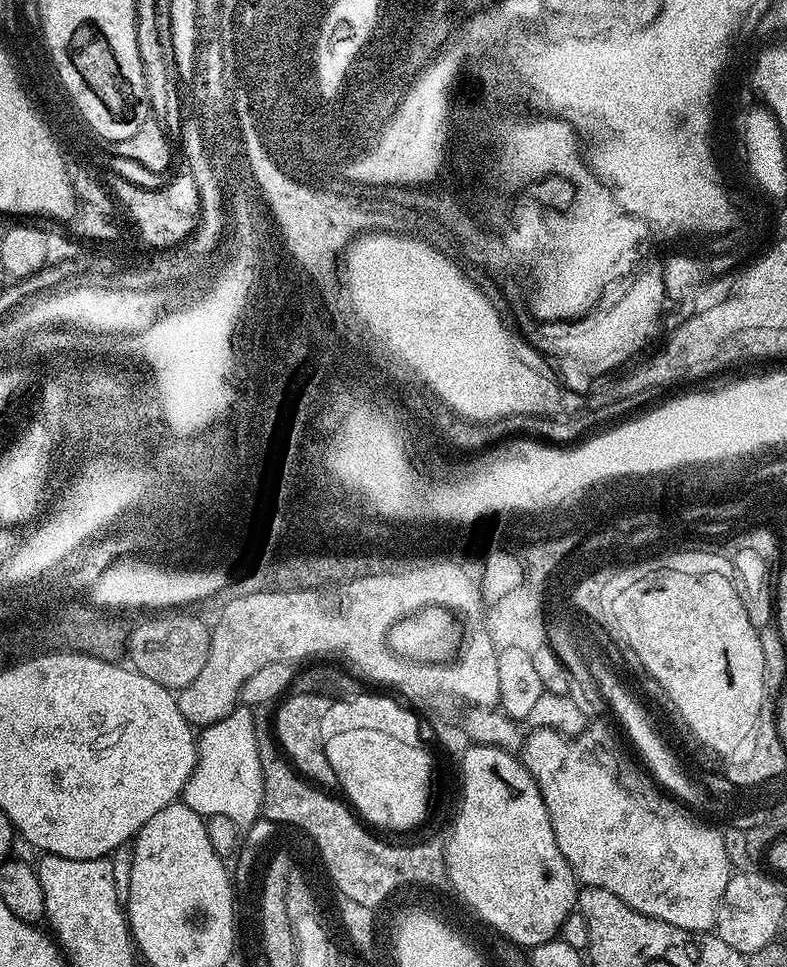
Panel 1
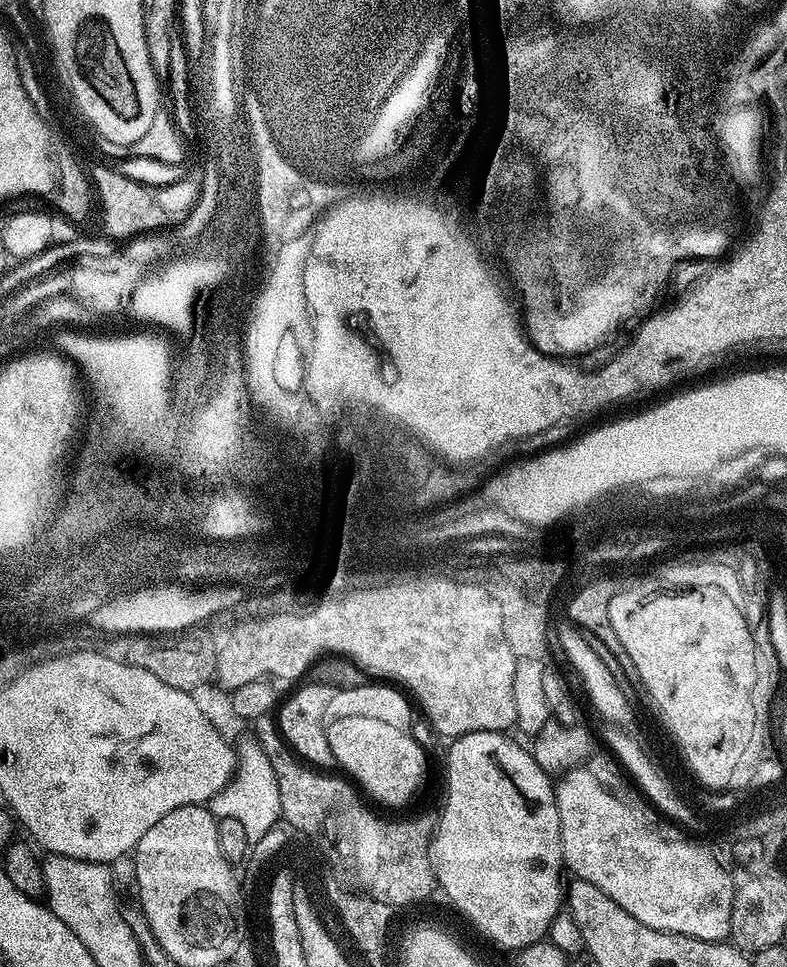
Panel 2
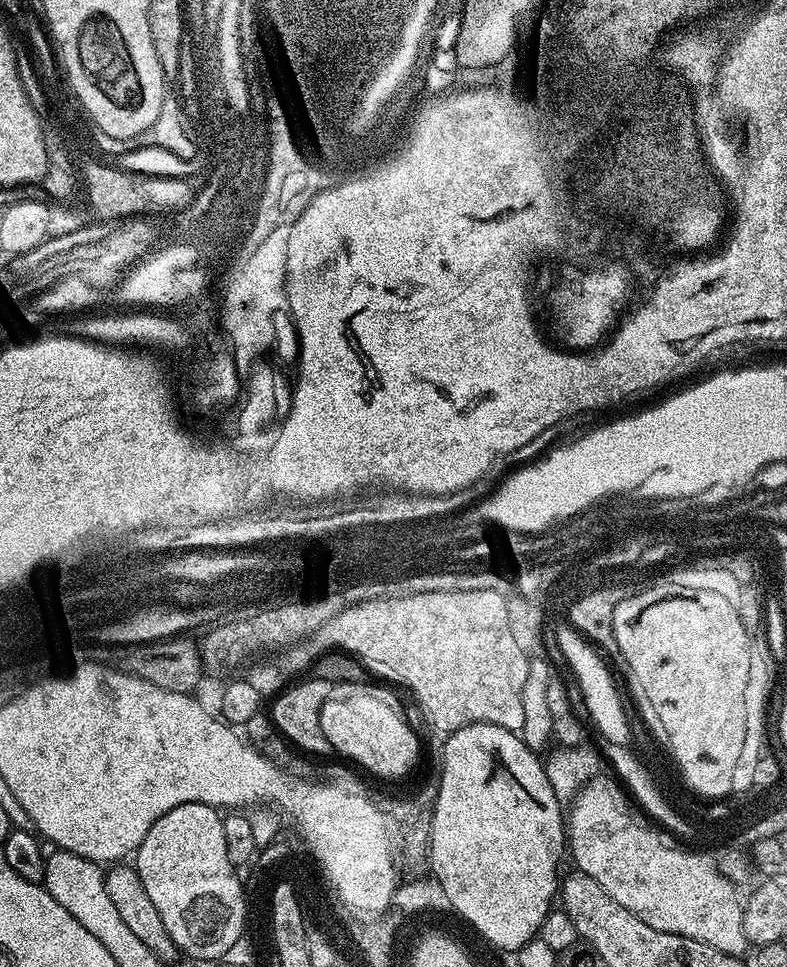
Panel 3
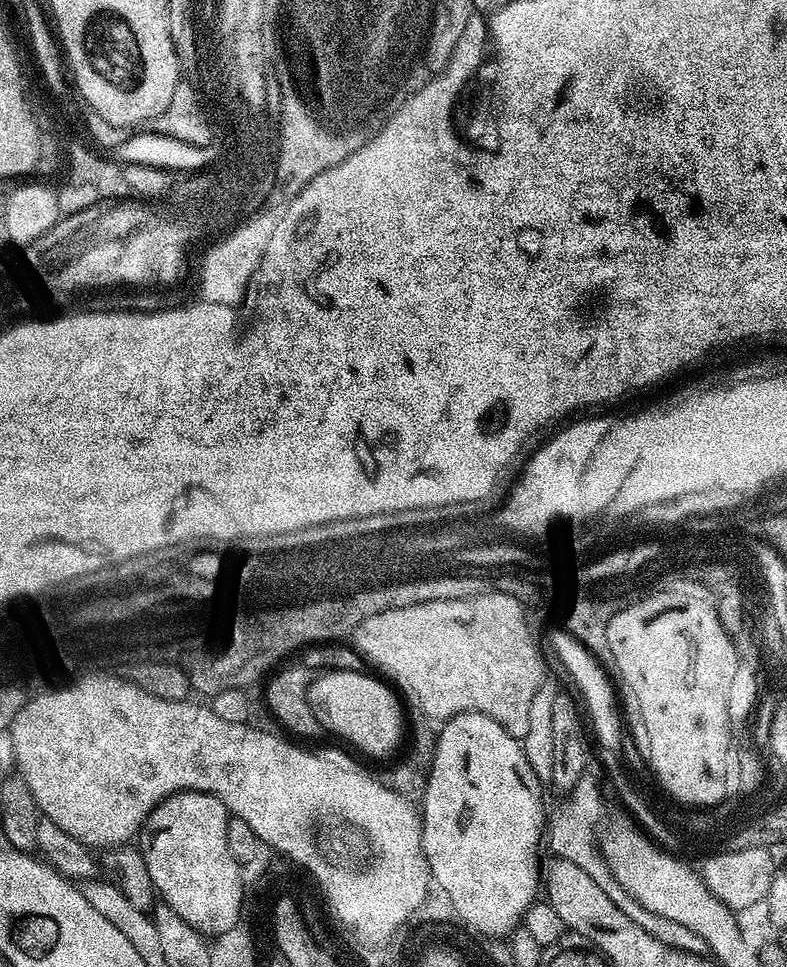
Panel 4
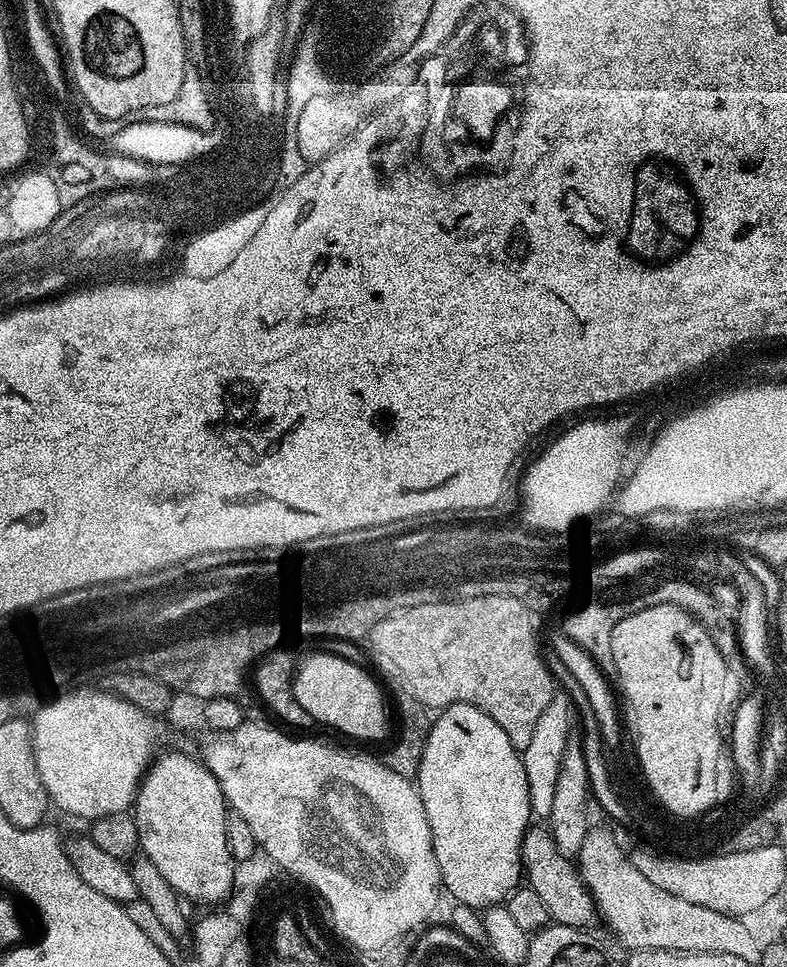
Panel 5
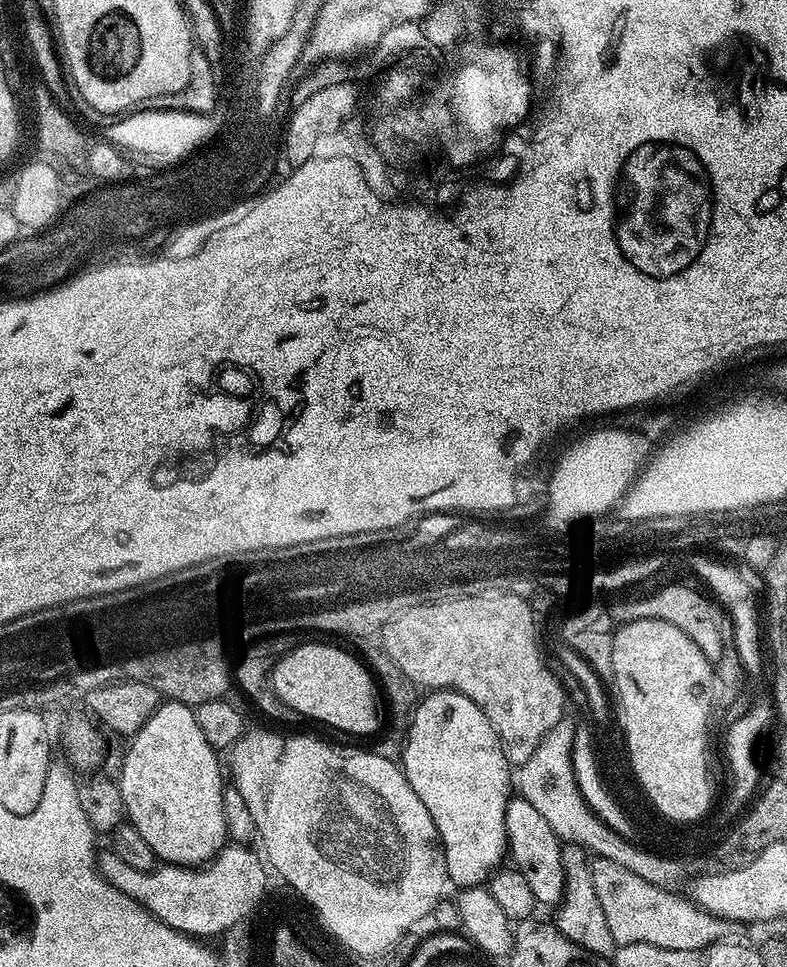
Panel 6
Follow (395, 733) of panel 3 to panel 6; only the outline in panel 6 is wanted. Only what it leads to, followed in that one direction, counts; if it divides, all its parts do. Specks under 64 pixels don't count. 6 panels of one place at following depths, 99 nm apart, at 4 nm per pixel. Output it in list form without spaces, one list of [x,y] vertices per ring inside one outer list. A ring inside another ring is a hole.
[[[300,644],[295,645],[291,649],[294,653],[294,660],[287,660],[283,655],[277,660],[276,666],[272,671],[272,688],[278,694],[278,698],[282,698],[282,702],[286,702],[286,706],[290,706],[296,711],[297,717],[308,720],[317,720],[320,724],[325,724],[328,728],[337,728],[340,732],[349,732],[352,736],[368,736],[380,724],[380,712],[376,709],[376,692],[378,696],[378,688],[374,683],[374,676],[371,671],[363,663],[359,664],[350,653],[344,648],[335,648],[332,644]]]

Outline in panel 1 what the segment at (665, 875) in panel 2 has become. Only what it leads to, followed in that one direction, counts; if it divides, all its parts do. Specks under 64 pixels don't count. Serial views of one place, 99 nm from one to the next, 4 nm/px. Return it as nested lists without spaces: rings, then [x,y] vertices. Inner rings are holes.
[[[539,726],[531,731],[518,755],[526,770],[530,770],[546,802],[558,850],[562,850],[566,862],[576,873],[577,881],[589,888],[610,890],[610,894],[618,894],[618,898],[634,911],[658,918],[670,926],[678,926],[687,932],[711,933],[716,927],[718,902],[722,902],[726,882],[734,875],[726,847],[719,836],[698,828],[680,812],[672,812],[672,808],[640,808],[640,800],[632,800],[632,796],[628,796],[628,792],[624,792],[624,788],[620,788],[600,764],[596,764],[596,756],[588,756],[584,744],[570,743],[571,736]]]

